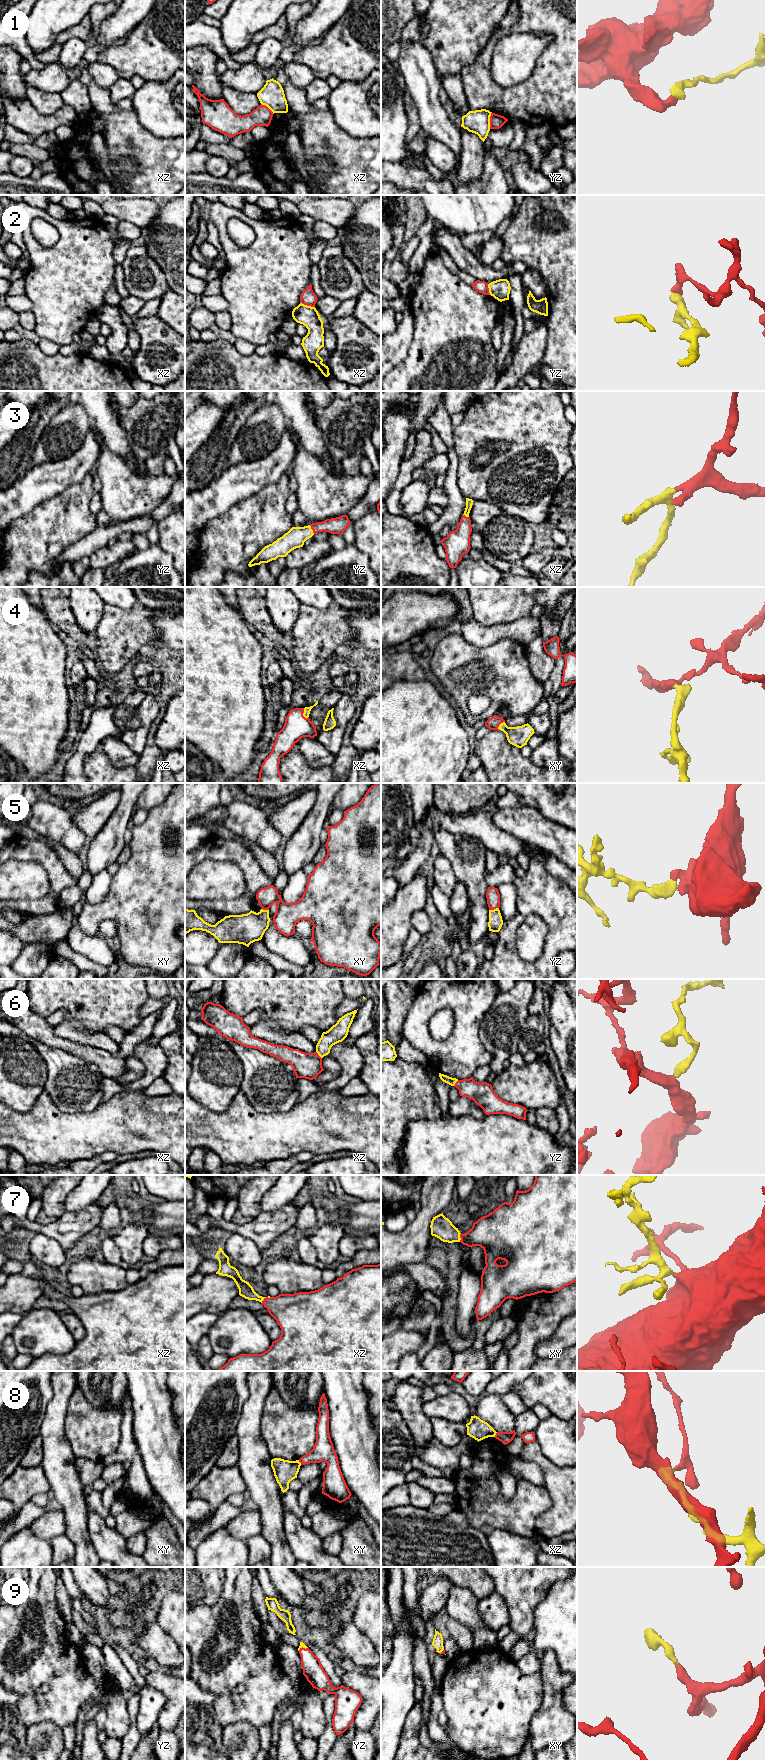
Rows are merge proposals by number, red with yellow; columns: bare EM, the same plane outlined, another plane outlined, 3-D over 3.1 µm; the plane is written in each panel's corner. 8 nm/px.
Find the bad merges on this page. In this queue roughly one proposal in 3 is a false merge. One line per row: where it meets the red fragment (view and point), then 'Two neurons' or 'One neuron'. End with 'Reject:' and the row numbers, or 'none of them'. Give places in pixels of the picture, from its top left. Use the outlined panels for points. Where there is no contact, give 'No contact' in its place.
1: Touches red at yz (490, 120). Two neurons
2: Touches red at xz (307, 305). Two neurons
3: Touches red at yz (311, 528). One neuron
4: Touches red at xz (302, 714). One neuron
5: Touches red at yz (493, 909). One neuron
6: Touches red at xz (318, 1055). One neuron
7: Touches red at xz (265, 1298). One neuron
8: Touches red at xy (299, 1461). Two neurons
9: Touches red at yz (302, 1647). One neuron
Reject: 1, 2, 8

